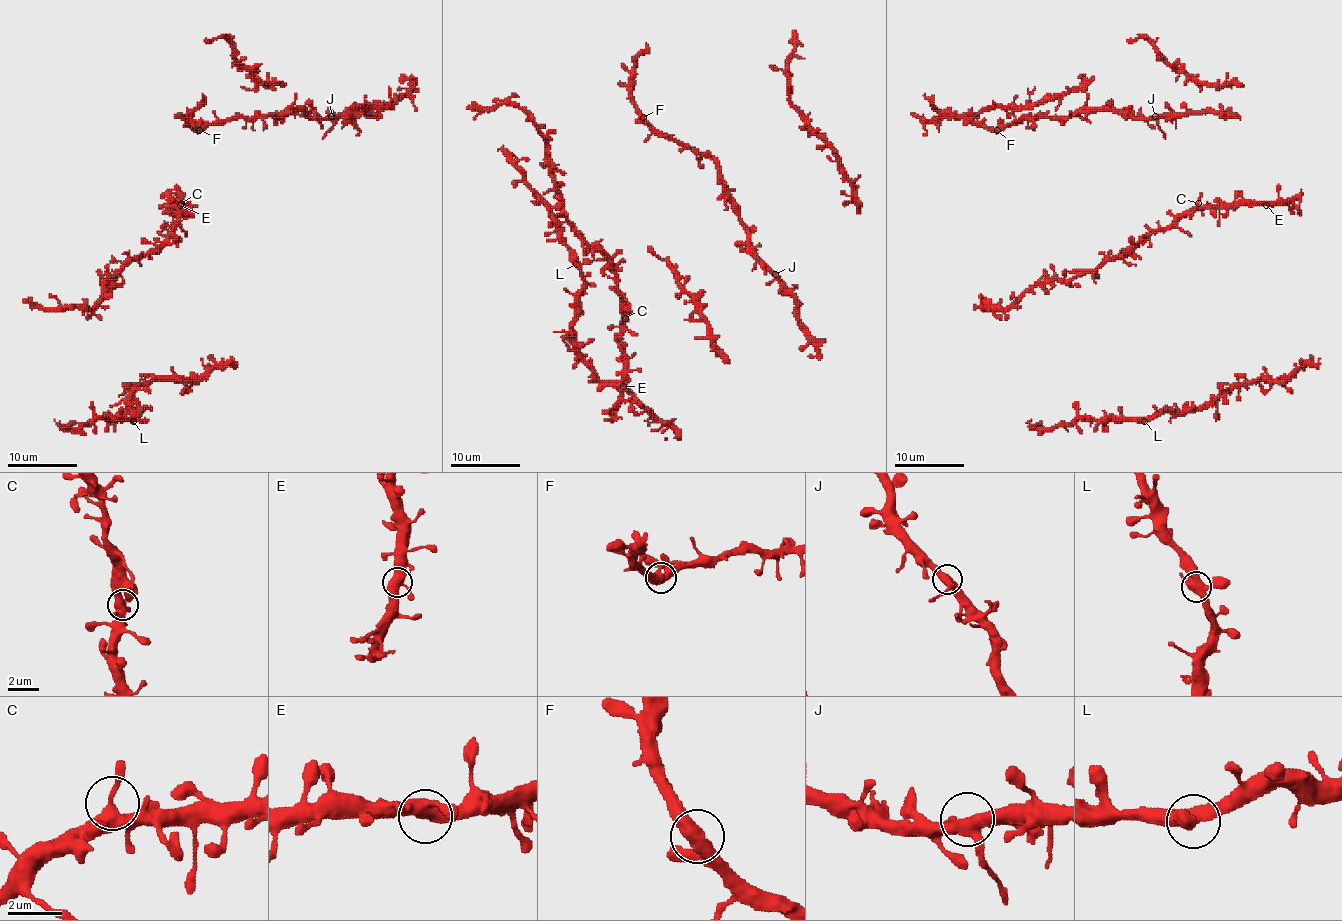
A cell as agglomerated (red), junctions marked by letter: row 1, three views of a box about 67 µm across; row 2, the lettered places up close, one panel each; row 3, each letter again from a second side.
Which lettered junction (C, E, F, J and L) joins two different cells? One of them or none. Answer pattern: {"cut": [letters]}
{"cut": []}

